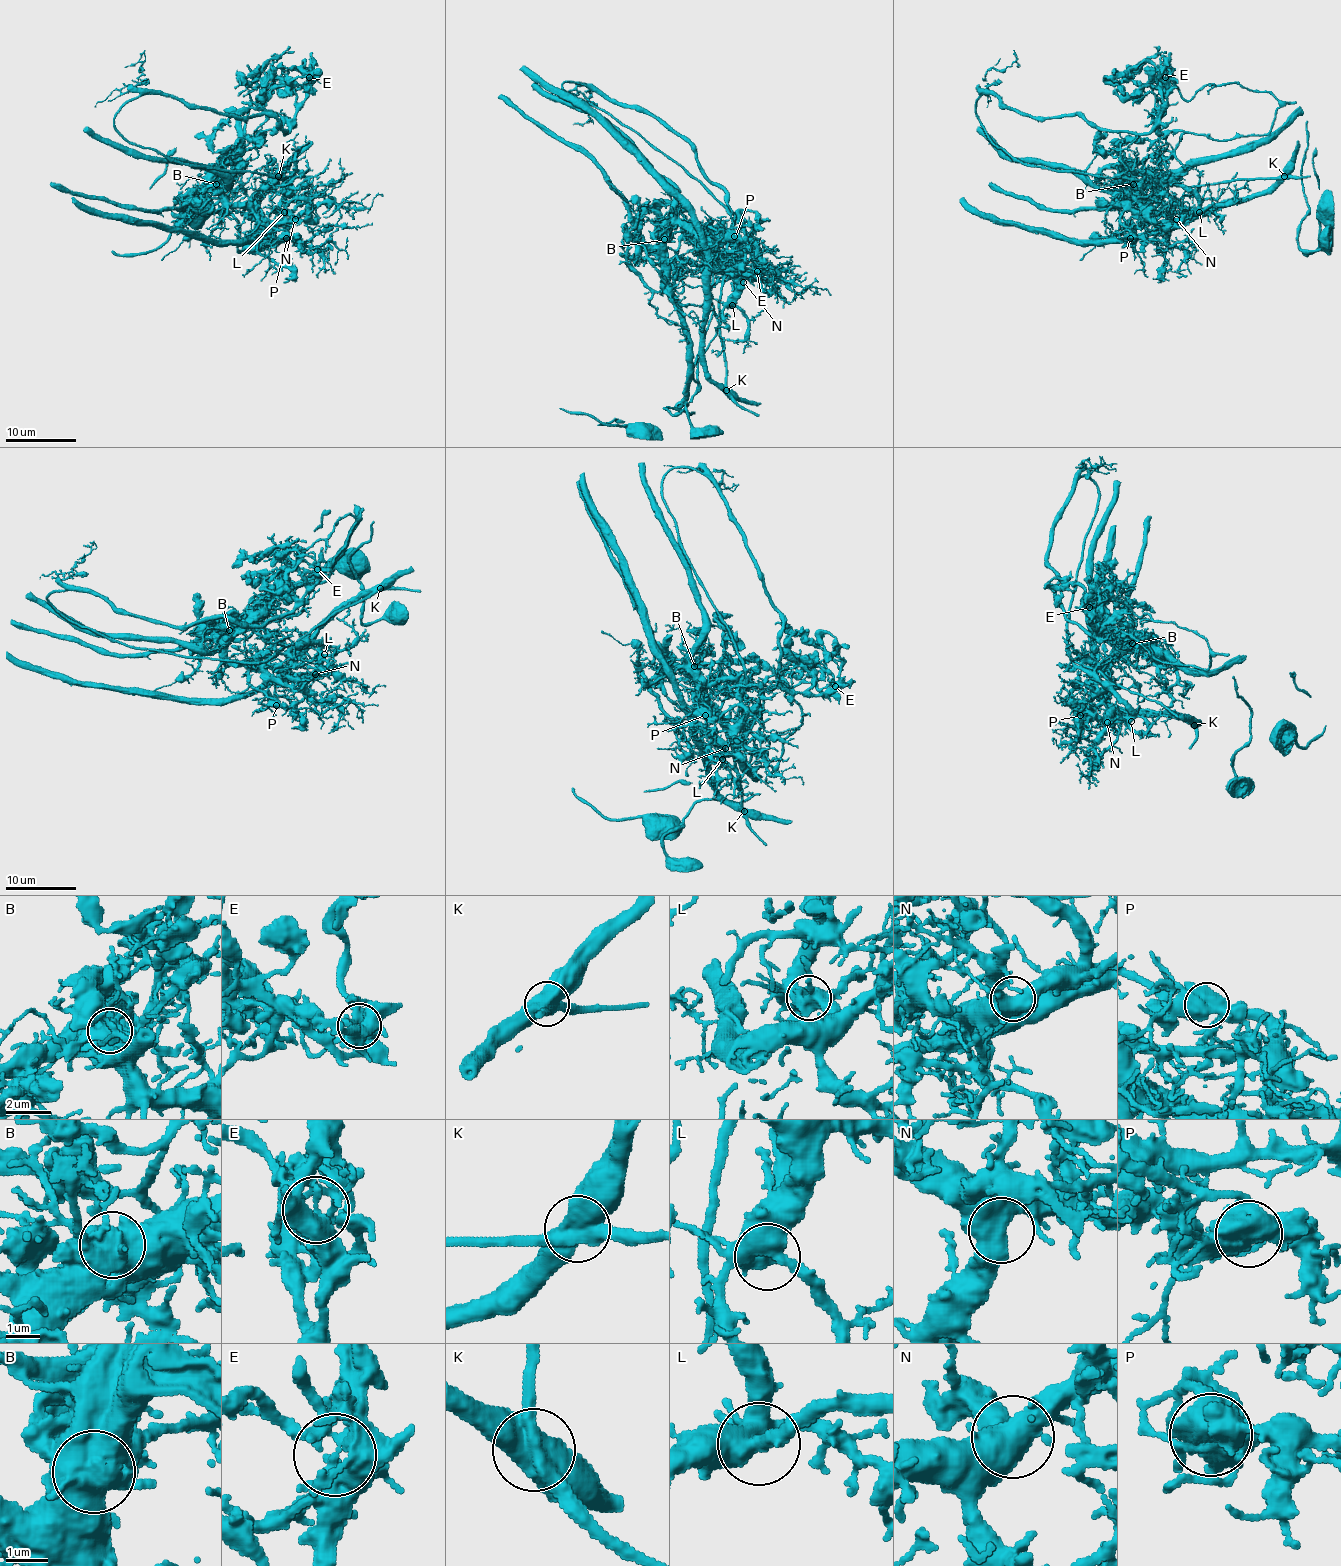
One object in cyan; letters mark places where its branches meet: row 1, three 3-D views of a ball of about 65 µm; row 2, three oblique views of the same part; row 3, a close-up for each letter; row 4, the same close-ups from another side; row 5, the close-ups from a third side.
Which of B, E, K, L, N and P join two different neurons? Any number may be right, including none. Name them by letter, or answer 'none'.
B, E, K, P

